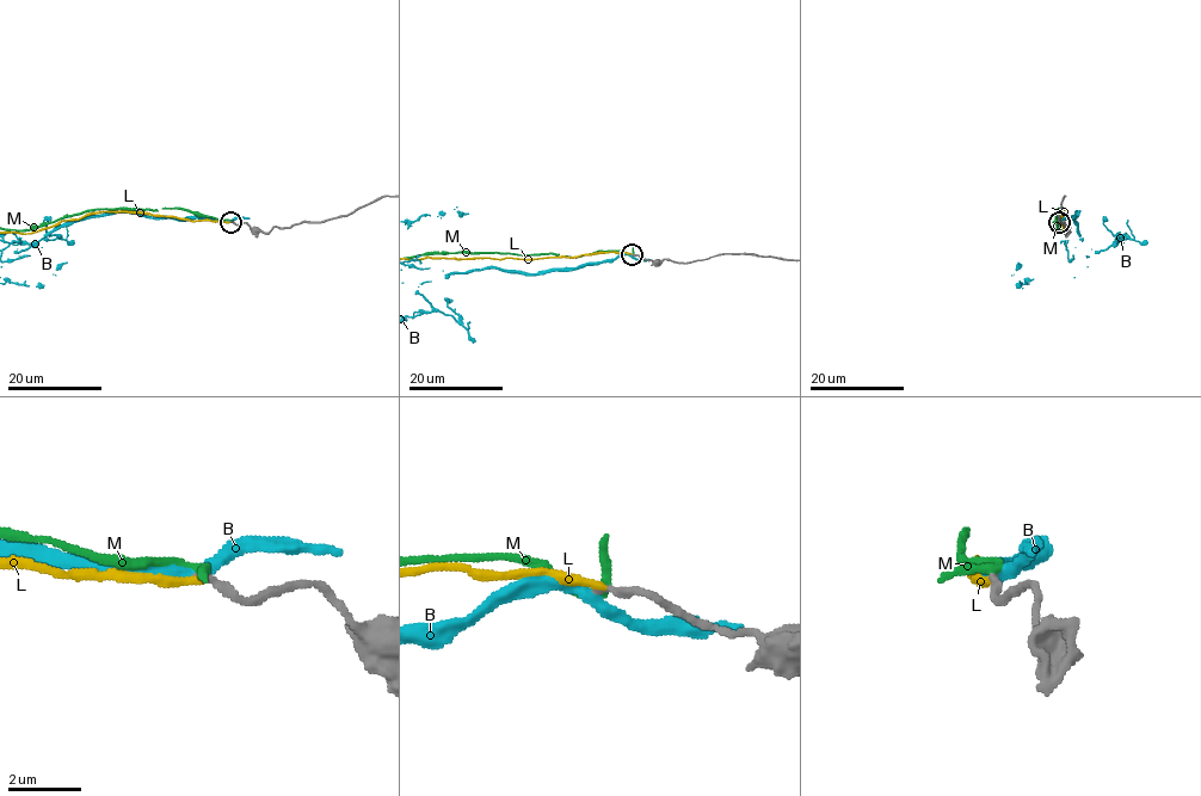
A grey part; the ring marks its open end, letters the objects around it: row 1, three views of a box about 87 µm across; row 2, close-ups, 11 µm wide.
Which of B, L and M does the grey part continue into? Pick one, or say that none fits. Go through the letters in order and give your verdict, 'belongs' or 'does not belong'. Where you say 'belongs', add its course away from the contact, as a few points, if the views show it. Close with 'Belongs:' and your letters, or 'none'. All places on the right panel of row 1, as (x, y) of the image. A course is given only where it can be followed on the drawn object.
B: does not belong
L: belongs
M: does not belong
Belongs: L

